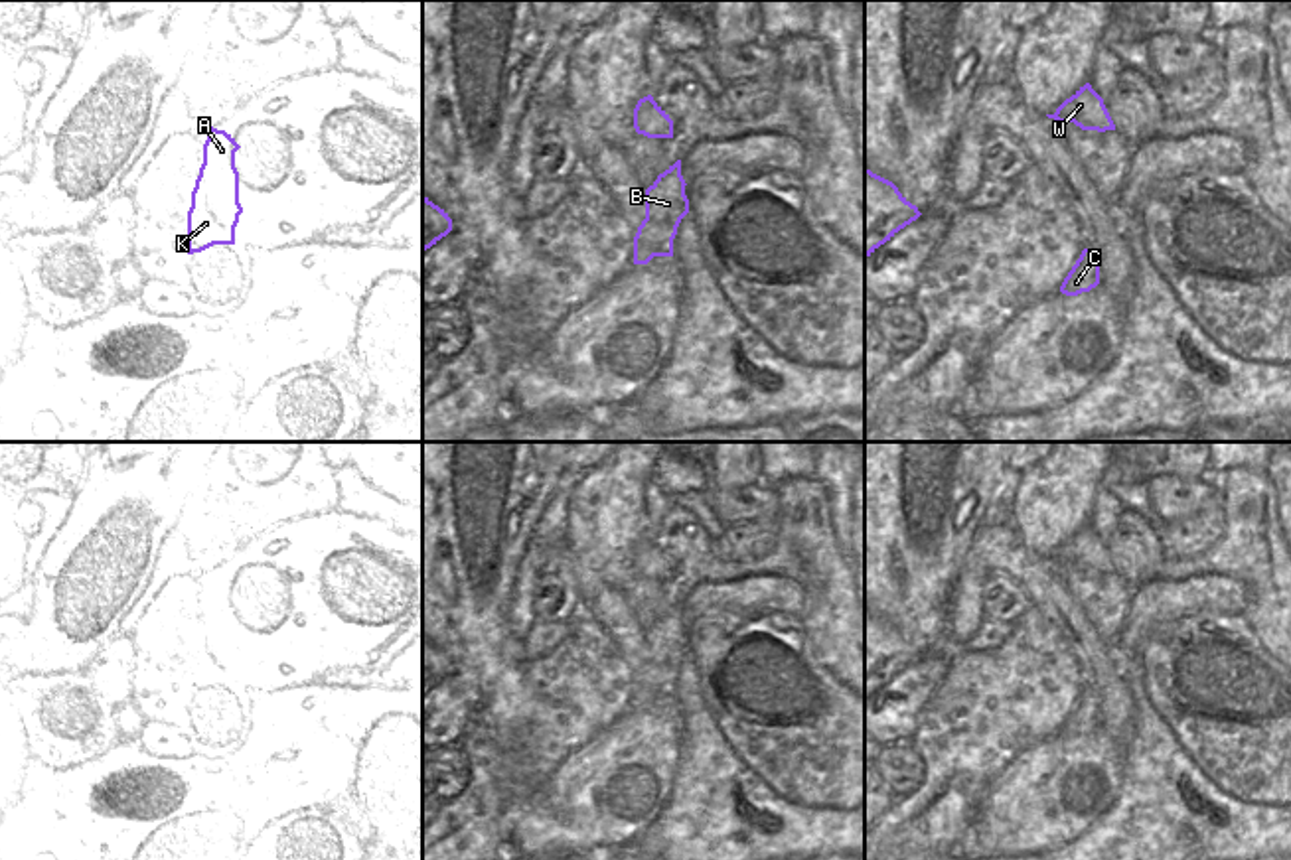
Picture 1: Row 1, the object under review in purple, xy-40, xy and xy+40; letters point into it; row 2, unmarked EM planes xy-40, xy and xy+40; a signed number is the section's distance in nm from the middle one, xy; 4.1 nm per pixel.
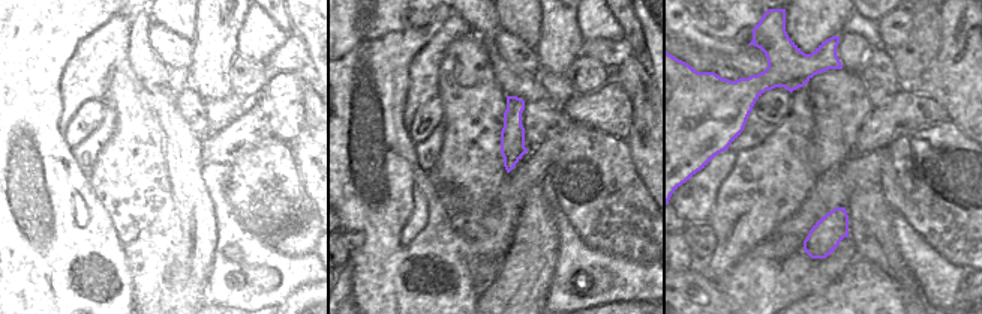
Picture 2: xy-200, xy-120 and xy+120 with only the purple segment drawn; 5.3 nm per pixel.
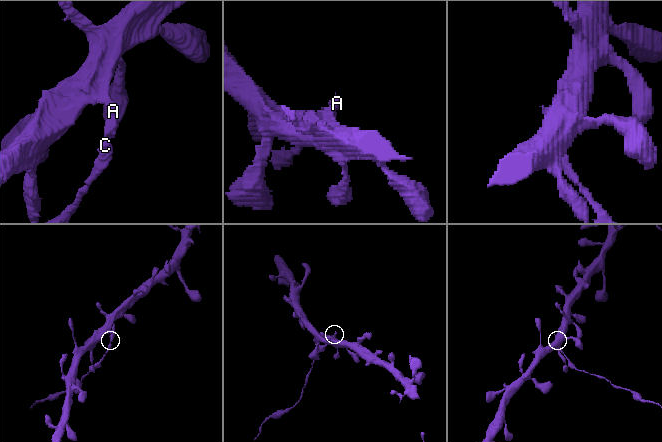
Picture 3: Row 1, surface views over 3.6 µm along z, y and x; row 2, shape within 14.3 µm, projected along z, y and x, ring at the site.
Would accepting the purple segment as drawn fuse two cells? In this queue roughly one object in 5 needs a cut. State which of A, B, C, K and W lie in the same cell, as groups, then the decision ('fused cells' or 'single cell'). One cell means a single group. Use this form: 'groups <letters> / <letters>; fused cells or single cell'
groups A B C K / W; fused cells

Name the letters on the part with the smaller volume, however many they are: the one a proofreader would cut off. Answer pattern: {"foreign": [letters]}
{"foreign": ["A", "B", "C", "K"]}

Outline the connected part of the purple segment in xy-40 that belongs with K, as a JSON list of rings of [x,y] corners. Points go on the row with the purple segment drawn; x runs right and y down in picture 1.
[[[207,128],[203,164],[188,211],[188,254],[201,252],[213,245],[235,245],[235,227],[243,213],[239,172],[235,168],[235,152],[239,148],[225,130]]]

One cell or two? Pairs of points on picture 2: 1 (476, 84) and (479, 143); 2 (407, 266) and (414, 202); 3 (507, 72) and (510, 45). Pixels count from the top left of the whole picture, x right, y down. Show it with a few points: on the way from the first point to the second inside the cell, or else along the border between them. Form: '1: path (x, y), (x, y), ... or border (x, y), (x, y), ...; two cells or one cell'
1: path (476, 99), (479, 128); one cell
2: path (407, 250), (407, 218); one cell
3: border (490, 36), (498, 54), (508, 65), (535, 75); two cells

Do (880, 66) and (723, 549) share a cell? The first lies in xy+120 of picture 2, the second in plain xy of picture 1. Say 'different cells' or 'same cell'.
different cells

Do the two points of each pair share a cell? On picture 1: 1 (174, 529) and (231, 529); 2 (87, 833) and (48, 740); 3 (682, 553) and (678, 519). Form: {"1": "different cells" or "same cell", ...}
{"1": "different cells", "2": "same cell", "3": "same cell"}

